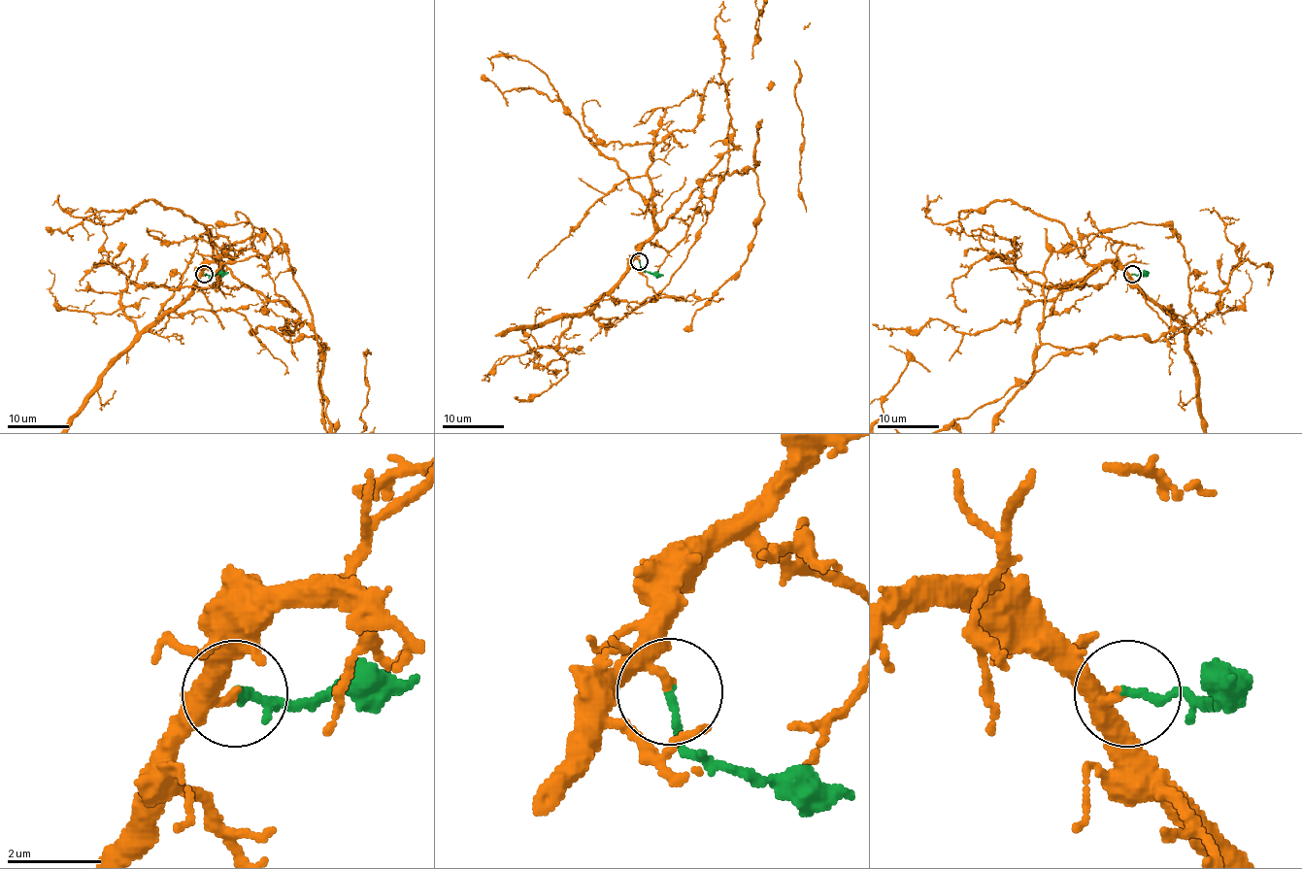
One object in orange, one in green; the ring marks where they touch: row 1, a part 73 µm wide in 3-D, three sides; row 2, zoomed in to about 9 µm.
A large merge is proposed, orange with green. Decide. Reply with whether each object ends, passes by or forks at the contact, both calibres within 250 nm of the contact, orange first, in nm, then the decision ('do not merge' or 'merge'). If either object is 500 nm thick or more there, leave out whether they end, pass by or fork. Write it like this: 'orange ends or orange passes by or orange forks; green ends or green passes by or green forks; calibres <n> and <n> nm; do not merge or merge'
orange ends; green ends; calibres 200 and 160 nm; merge

